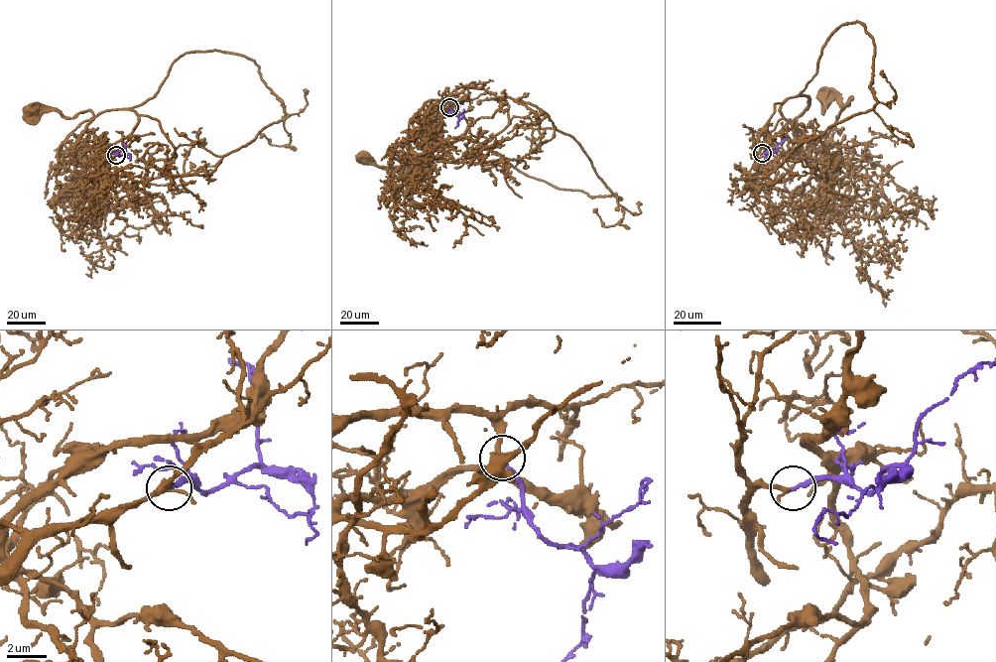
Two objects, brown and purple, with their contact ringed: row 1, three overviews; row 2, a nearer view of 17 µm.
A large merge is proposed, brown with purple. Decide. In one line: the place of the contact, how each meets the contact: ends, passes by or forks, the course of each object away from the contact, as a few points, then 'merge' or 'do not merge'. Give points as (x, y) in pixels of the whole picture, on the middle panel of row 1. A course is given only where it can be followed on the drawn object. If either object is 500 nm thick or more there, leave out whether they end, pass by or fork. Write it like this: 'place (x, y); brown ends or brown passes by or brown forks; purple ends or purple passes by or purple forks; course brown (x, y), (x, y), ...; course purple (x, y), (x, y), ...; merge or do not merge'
place (449, 107); brown passes by; purple ends; course brown (449, 107), (432, 106), (431, 155), (417, 155), (408, 144), (398, 153), (425, 178), (363, 157); course purple (449, 107), (458, 118), (454, 128); merge

